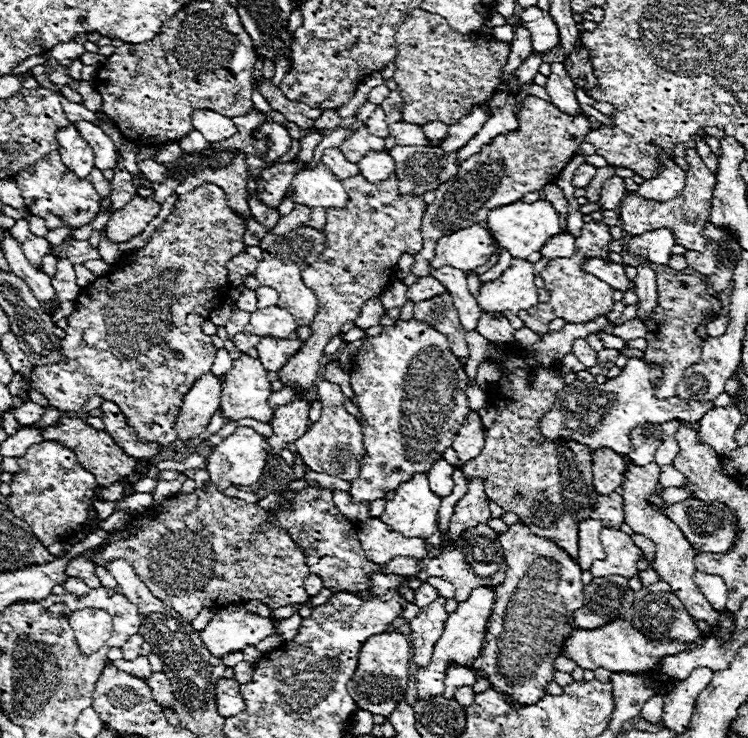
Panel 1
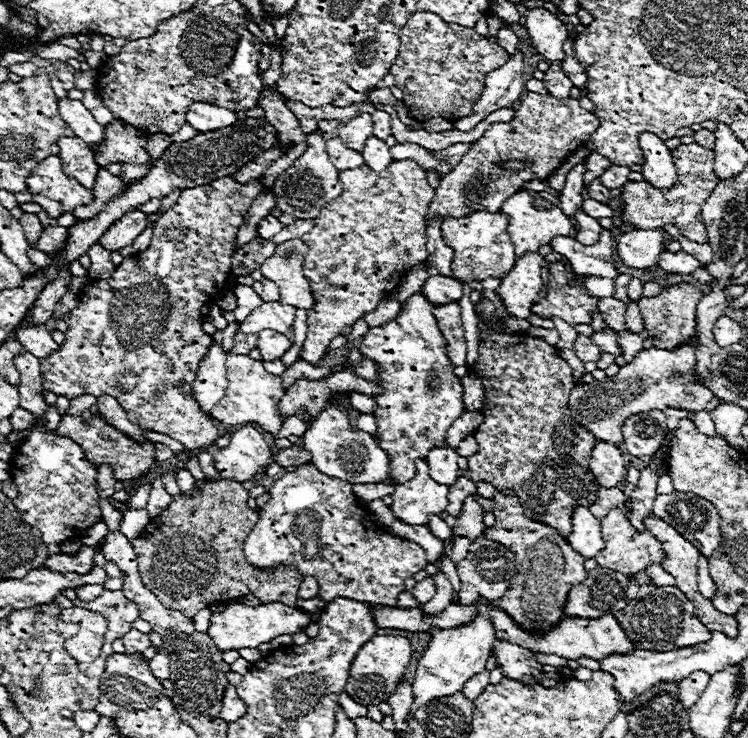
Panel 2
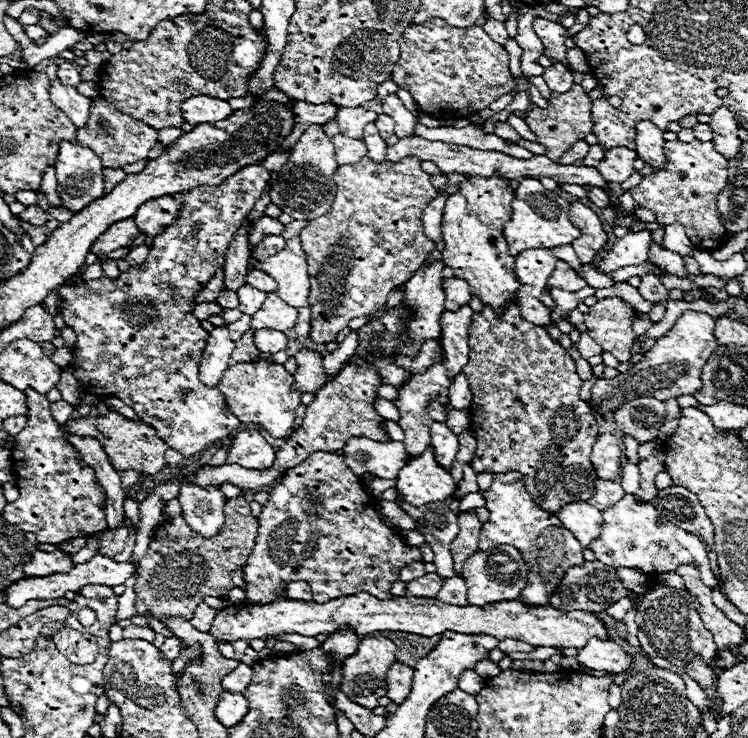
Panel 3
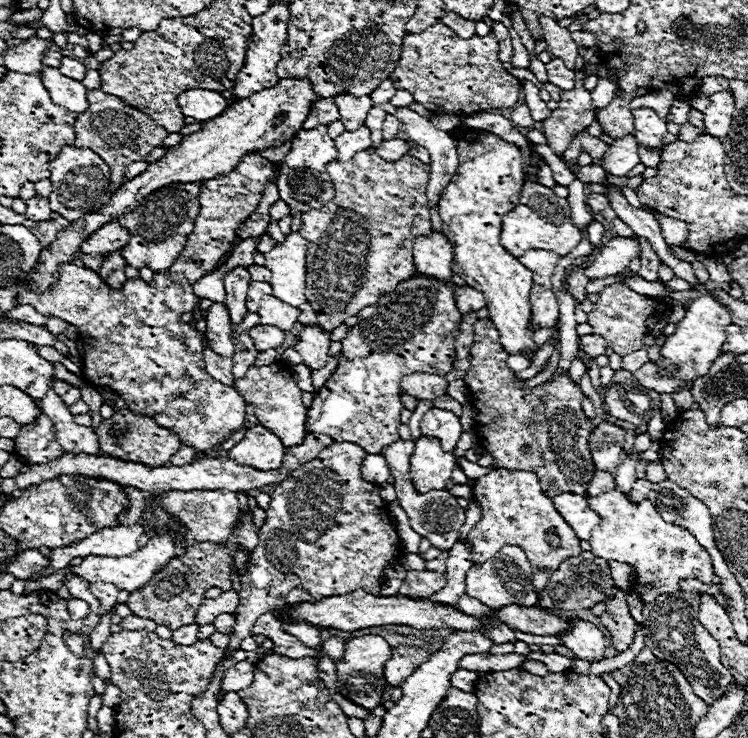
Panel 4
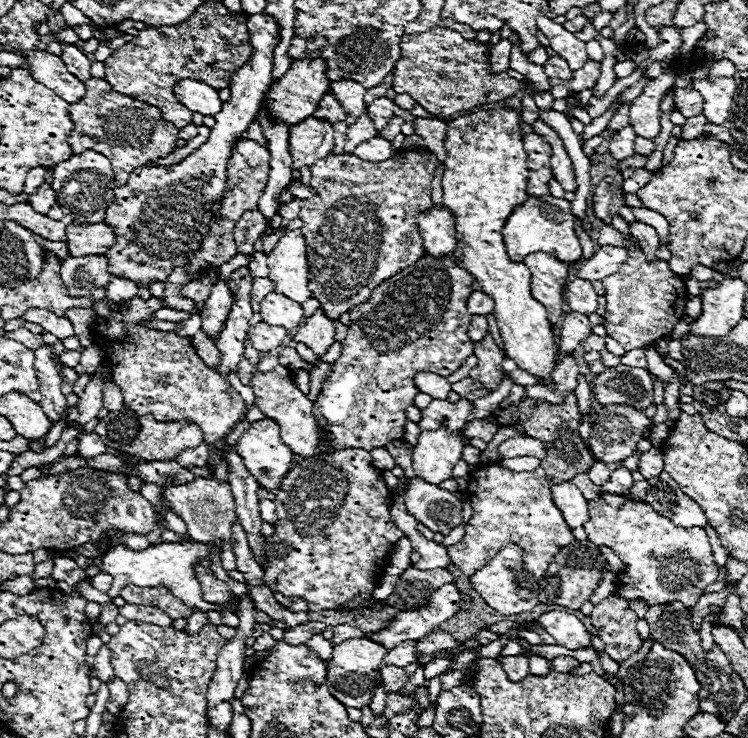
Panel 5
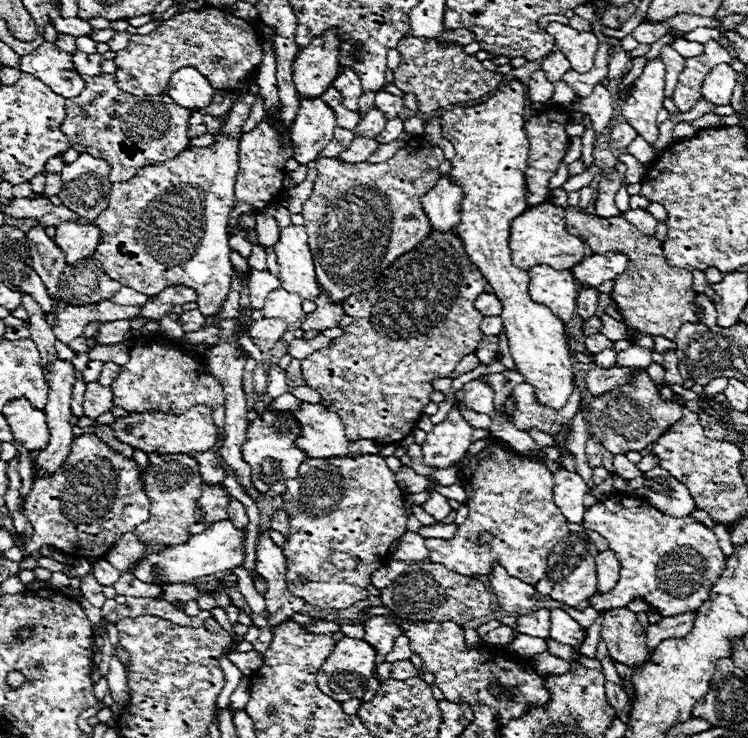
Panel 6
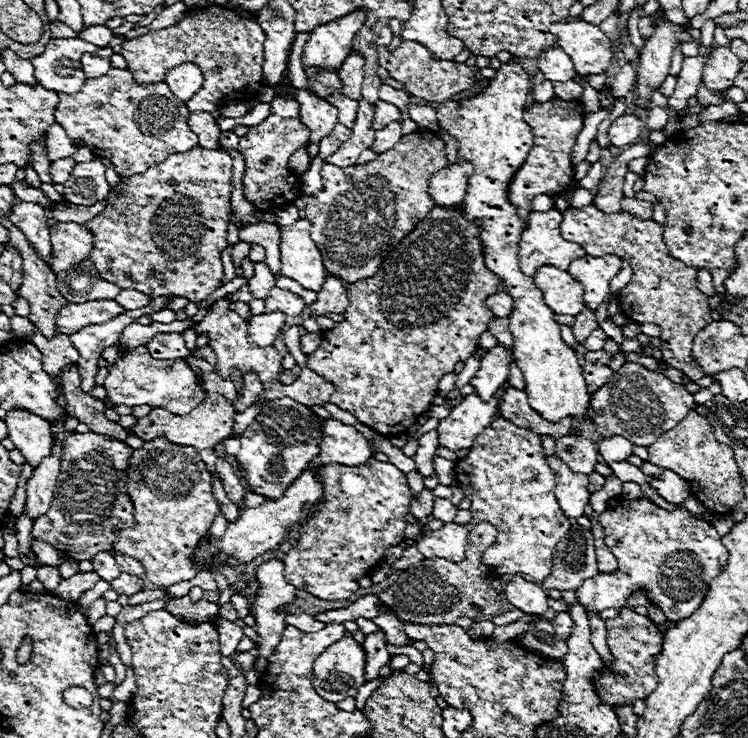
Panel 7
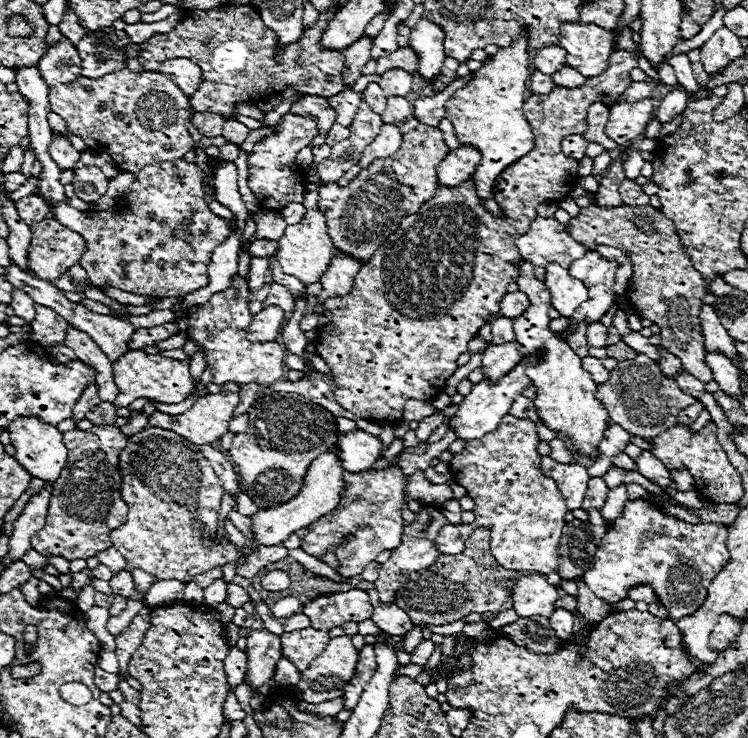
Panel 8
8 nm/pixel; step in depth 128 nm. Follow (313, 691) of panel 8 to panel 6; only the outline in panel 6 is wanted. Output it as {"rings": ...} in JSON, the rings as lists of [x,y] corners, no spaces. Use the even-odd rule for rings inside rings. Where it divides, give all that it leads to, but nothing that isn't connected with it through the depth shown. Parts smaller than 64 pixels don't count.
{"rings":[[[348,636],[340,638],[336,642],[336,648],[330,652],[326,662],[318,670],[318,688],[338,702],[344,702],[350,698],[362,698],[366,692],[368,680],[372,678],[374,668],[376,668],[374,658],[376,658],[376,650],[368,642],[348,638]]]}

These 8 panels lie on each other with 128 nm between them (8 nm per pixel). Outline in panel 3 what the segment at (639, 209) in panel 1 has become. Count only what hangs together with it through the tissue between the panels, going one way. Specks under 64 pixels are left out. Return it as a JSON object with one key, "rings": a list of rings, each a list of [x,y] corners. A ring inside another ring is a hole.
{"rings":[[[672,140],[664,144],[666,154],[666,170],[654,170],[650,176],[644,176],[644,180],[632,188],[632,198],[638,206],[650,208],[656,212],[658,222],[668,226],[674,222],[684,224],[688,238],[692,244],[700,250],[718,250],[726,238],[720,238],[726,234],[724,218],[718,210],[718,194],[726,186],[726,158],[714,150],[714,142],[680,142]]]}

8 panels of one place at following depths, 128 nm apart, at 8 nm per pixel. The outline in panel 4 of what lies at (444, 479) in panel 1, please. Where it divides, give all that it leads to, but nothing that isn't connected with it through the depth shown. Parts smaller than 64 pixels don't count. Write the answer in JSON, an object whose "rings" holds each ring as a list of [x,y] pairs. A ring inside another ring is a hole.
{"rings":[[[430,408],[422,422],[420,422],[420,430],[424,436],[436,436],[442,442],[444,450],[454,450],[456,442],[462,434],[462,424],[460,418],[450,412],[450,410],[442,410],[442,408]]]}

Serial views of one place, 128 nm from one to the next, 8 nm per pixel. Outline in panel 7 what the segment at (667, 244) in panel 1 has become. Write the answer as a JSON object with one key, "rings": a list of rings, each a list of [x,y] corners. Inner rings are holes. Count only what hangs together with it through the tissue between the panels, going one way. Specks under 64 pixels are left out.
{"rings":[[[614,254],[606,256],[584,256],[570,264],[568,268],[578,282],[584,286],[584,302],[590,310],[596,310],[610,294],[610,278],[620,272],[620,258]]]}

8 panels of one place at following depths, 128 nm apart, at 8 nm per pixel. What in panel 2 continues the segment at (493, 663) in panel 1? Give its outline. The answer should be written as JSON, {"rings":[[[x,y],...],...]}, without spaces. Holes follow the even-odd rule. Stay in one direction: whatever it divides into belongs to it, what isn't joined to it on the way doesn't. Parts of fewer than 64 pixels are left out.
{"rings":[[[496,490],[492,502],[492,514],[496,516],[496,522],[494,526],[484,530],[484,536],[504,544],[510,552],[516,554],[516,560],[526,568],[526,584],[514,584],[514,588],[510,588],[508,594],[498,598],[494,604],[504,608],[516,622],[526,628],[548,630],[564,616],[564,604],[570,586],[586,578],[584,558],[576,550],[572,550],[568,540],[562,538],[558,530],[526,518],[518,496],[506,496],[504,492]],[[496,640],[492,648],[492,656],[498,658],[498,666],[502,668],[504,676],[534,684],[542,678],[542,664],[532,656],[530,650],[520,648],[508,640]]]}

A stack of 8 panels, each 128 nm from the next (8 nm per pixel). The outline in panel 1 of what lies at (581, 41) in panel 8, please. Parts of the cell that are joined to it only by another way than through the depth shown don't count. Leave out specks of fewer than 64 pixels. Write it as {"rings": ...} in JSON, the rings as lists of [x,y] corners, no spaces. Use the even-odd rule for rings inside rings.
{"rings":[[[530,6],[530,8],[524,8],[520,18],[522,18],[522,26],[526,26],[526,30],[530,32],[534,52],[548,54],[550,50],[560,46],[558,26],[548,12],[540,10],[538,6]]]}

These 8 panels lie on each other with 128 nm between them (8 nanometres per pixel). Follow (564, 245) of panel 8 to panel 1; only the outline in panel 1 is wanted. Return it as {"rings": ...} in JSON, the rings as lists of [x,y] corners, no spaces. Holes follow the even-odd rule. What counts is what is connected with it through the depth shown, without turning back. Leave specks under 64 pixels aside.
{"rings":[[[518,200],[512,204],[500,206],[496,210],[490,210],[486,224],[494,232],[494,238],[498,240],[498,244],[506,248],[514,258],[528,258],[532,252],[540,250],[548,242],[548,238],[562,232],[560,216],[548,200],[536,200],[532,204]]]}

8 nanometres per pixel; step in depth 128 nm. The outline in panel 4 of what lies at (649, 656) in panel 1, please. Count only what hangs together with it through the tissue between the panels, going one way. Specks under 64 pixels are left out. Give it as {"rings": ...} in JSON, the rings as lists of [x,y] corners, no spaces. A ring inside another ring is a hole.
{"rings":[[[354,590],[350,594],[338,598],[322,598],[316,604],[298,604],[290,606],[290,616],[306,620],[318,628],[338,628],[342,632],[352,632],[368,626],[384,626],[384,624],[408,624],[414,628],[456,628],[456,630],[478,630],[478,620],[460,612],[458,608],[438,606],[428,600],[414,600],[402,596],[372,596],[364,590]],[[506,606],[498,610],[498,618],[508,624],[512,630],[518,628],[522,632],[540,634],[540,636],[552,636],[558,634],[558,630],[566,628],[568,618],[556,616],[556,614],[544,614],[542,608],[522,608],[522,606]],[[220,614],[216,620],[214,620],[214,626],[218,632],[224,632],[224,634],[230,634],[232,628],[234,628],[234,616],[232,614]]]}

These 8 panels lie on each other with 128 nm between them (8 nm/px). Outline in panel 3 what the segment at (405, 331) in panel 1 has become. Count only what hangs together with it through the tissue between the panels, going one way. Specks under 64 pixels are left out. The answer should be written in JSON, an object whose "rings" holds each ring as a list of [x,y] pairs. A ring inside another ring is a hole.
{"rings":[[[436,260],[432,264],[422,264],[414,274],[412,278],[406,282],[404,286],[404,298],[408,300],[408,304],[412,306],[414,310],[414,320],[410,322],[410,342],[402,342],[400,350],[406,354],[406,356],[412,356],[418,352],[420,344],[424,338],[440,338],[440,314],[444,310],[444,290],[442,290],[442,270],[446,268],[446,264],[442,260]],[[438,362],[438,364],[430,366],[428,372],[414,374],[402,388],[398,388],[400,396],[398,396],[398,400],[394,400],[394,404],[398,406],[400,416],[402,416],[398,426],[406,434],[404,446],[406,446],[406,452],[408,452],[410,458],[418,456],[422,450],[426,450],[430,446],[430,424],[434,420],[446,420],[444,410],[450,406],[448,404],[448,388],[450,388],[450,384],[452,384],[452,380],[446,374],[444,362]]]}

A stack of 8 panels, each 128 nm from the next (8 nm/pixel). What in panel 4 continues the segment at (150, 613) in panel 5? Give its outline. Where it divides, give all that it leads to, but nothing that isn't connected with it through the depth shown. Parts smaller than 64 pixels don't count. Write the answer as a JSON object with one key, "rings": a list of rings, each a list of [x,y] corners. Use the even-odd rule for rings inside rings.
{"rings":[[[136,614],[122,618],[120,626],[122,626],[124,630],[150,630],[150,632],[154,632],[154,630],[156,630],[156,622],[154,622],[154,620],[138,618]]]}

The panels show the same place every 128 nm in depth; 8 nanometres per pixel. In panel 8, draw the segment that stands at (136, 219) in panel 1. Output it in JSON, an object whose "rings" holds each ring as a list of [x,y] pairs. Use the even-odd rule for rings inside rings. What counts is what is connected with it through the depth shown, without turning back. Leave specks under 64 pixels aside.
{"rings":[[[54,218],[36,222],[32,234],[28,266],[38,280],[56,280],[74,266],[84,252],[82,236]]]}

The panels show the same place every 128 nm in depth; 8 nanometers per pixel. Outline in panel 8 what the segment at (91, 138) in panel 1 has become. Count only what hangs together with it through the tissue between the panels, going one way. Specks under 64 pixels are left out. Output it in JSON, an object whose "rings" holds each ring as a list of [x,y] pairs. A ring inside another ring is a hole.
{"rings":[[[62,38],[58,46],[50,48],[42,56],[42,60],[38,62],[38,70],[48,86],[66,84],[80,76],[80,56],[76,48],[66,38]]]}

